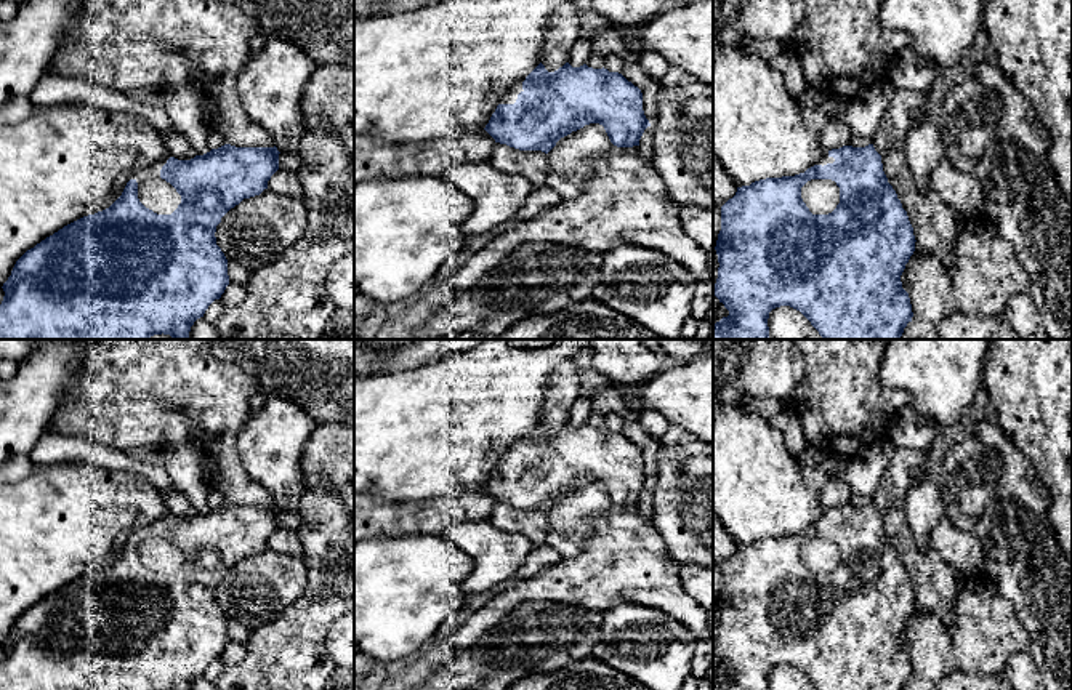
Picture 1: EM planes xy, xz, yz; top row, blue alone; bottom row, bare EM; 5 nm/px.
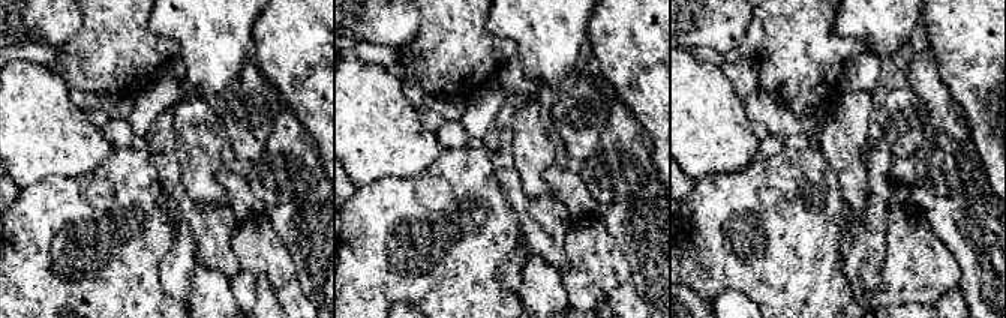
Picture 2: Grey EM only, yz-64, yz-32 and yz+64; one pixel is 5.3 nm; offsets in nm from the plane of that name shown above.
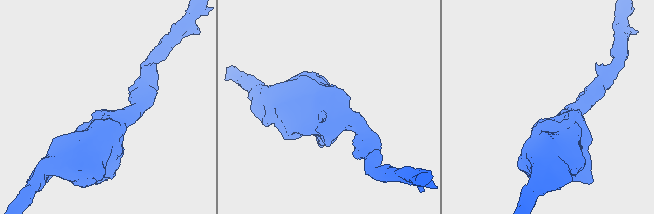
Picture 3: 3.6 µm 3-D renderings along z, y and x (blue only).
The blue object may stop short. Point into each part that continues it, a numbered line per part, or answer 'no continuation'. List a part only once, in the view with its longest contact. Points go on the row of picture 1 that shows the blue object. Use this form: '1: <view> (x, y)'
1: xy (154, 192)

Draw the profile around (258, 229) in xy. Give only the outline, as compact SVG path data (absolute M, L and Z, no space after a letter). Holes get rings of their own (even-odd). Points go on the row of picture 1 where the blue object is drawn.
M264 189L221 218L215 232L216 245L228 261L239 261L255 271L292 247L303 235L306 223L303 197Z

